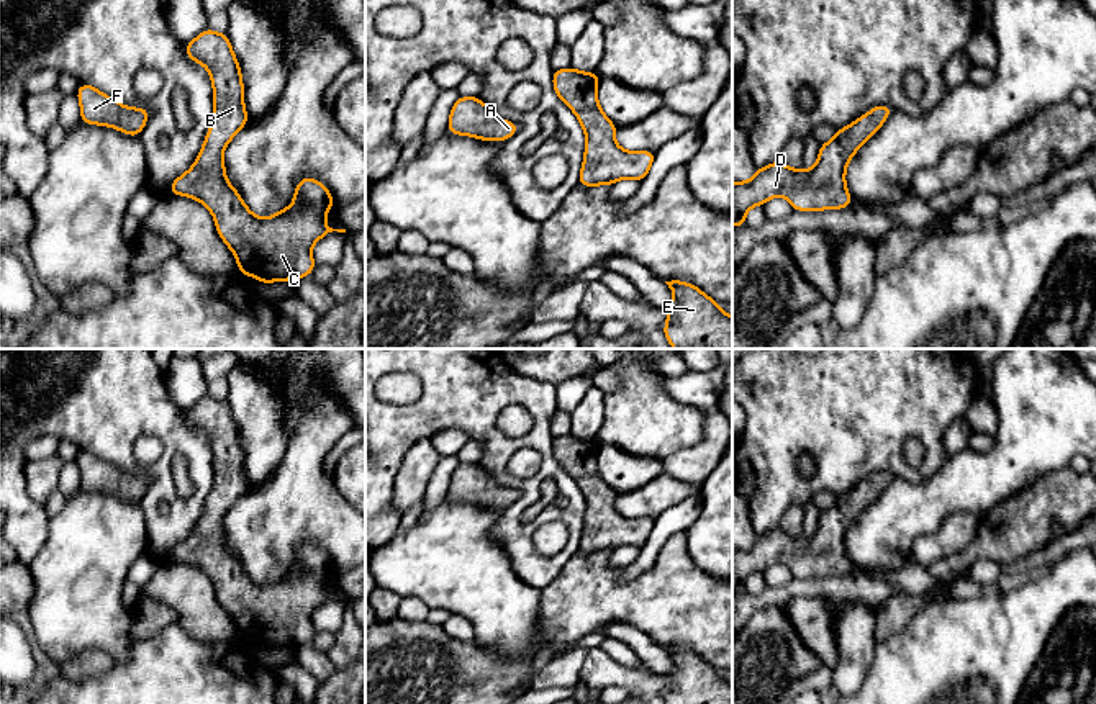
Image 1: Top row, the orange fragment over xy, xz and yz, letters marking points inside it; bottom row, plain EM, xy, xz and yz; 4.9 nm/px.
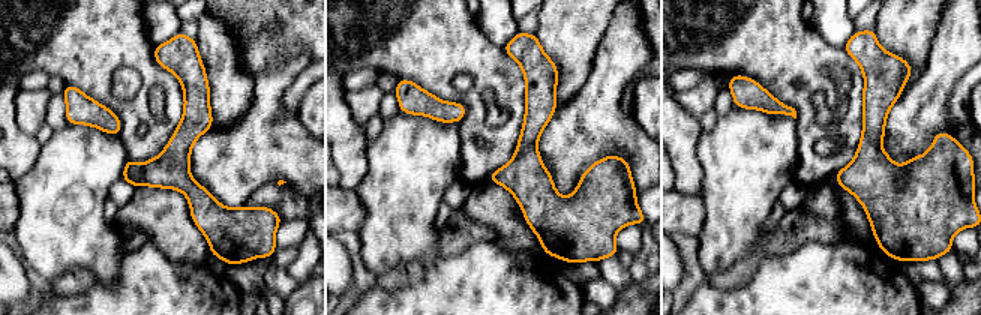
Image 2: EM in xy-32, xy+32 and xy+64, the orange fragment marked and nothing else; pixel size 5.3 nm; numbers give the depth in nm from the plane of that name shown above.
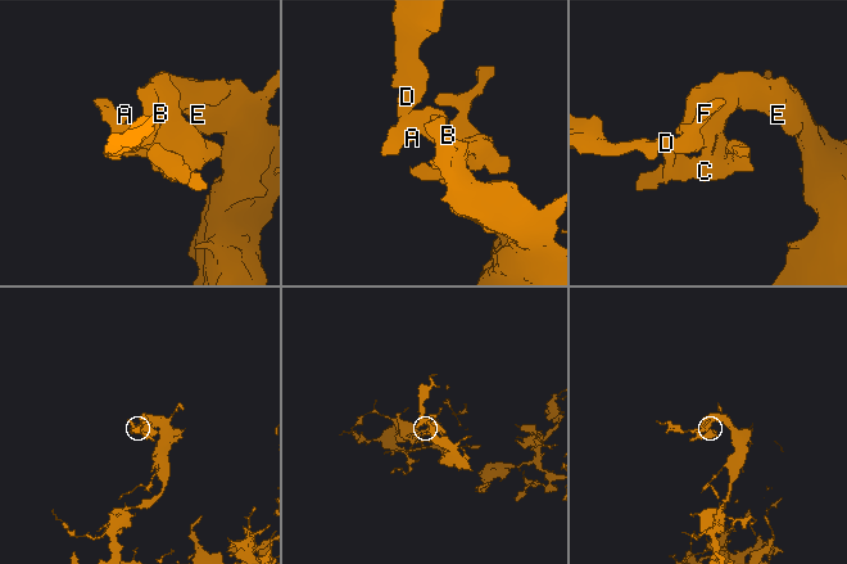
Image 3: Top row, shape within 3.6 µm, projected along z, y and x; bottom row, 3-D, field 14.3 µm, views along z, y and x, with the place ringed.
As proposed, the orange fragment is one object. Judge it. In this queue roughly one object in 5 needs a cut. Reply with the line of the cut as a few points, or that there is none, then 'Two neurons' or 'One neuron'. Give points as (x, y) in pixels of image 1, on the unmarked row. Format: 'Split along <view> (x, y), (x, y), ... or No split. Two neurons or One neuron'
No split. One neuron

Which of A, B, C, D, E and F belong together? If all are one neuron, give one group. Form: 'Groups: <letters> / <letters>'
Groups: A B C D E F

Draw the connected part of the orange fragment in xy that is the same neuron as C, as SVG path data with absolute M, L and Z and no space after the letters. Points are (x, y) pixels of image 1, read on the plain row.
M206 395L193 408L185 411L185 419L190 427L208 435L213 450L215 478L195 530L183 542L177 544L167 558L179 563L190 563L210 576L220 604L236 624L241 642L251 642L262 650L295 648L311 642L316 635L311 622L313 611L328 599L346 599L346 596L329 594L324 588L324 581L336 573L329 557L319 547L303 544L295 553L293 565L282 578L269 584L256 583L228 548L223 529L226 512L249 488L244 473L241 432L233 419L229 404L226 399L216 399Z

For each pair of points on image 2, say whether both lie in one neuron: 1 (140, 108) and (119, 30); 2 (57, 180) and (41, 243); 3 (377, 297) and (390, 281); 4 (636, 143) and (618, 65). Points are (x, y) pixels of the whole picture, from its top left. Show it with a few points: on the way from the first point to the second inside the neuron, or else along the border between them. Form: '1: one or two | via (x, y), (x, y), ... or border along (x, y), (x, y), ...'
1: one | via (144, 89), (146, 65), (134, 50)
2: one | via (57, 195), (56, 228)
3: two | border along (417, 282), (395, 290), (377, 287)
4: one | via (617, 123), (611, 117), (611, 84)

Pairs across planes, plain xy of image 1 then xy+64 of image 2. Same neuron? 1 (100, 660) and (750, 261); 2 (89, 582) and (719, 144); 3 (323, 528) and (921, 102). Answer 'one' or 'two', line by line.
1: one
2: one
3: one

